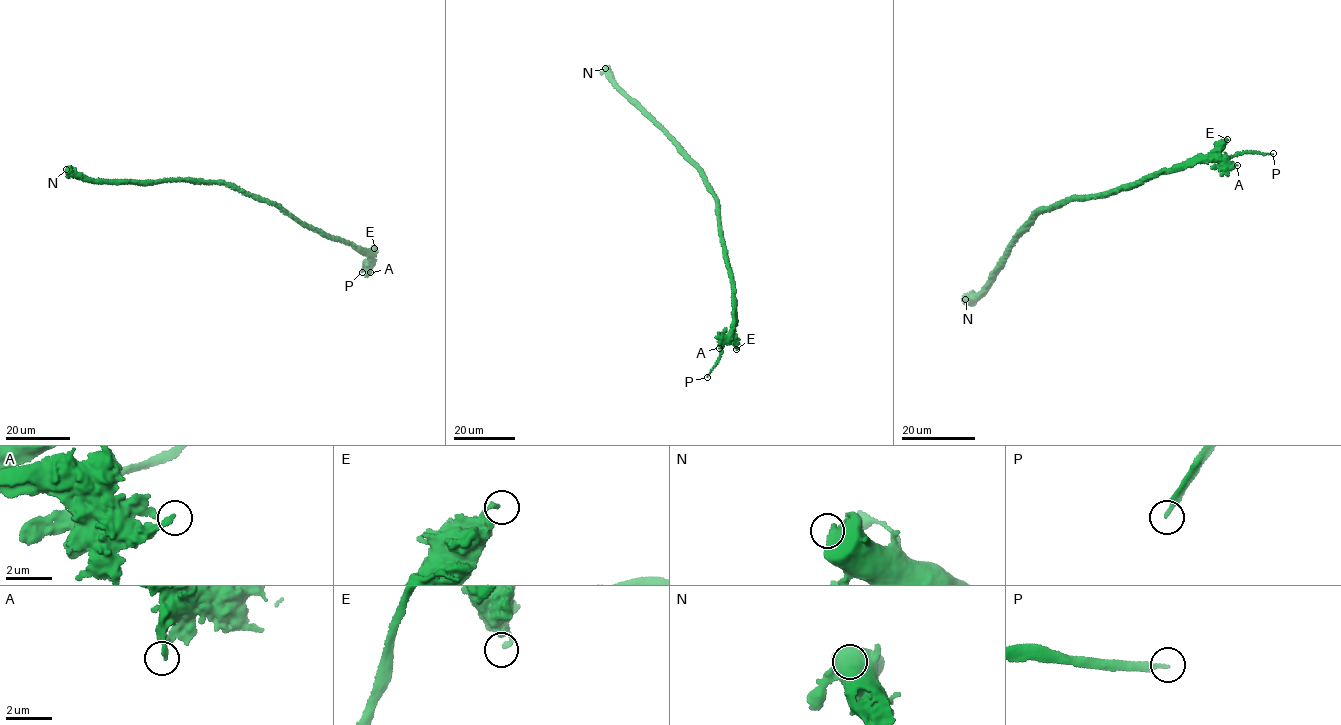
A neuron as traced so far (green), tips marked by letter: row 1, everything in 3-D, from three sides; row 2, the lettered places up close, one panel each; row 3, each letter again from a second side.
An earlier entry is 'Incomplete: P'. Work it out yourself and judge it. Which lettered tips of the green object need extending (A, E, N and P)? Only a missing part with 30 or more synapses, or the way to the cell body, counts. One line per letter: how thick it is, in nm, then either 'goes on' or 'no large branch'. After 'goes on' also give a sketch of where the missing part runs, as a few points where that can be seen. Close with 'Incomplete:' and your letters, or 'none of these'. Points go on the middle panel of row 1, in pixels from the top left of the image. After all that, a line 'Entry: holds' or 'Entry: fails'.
A: calibre 200 nm; no large branch
E: calibre 170 nm; no large branch
N: calibre 480 nm; no large branch
P: calibre 170 nm; goes on; course (707, 377), (693, 390), (675, 386)
Incomplete: P
Entry: holds

